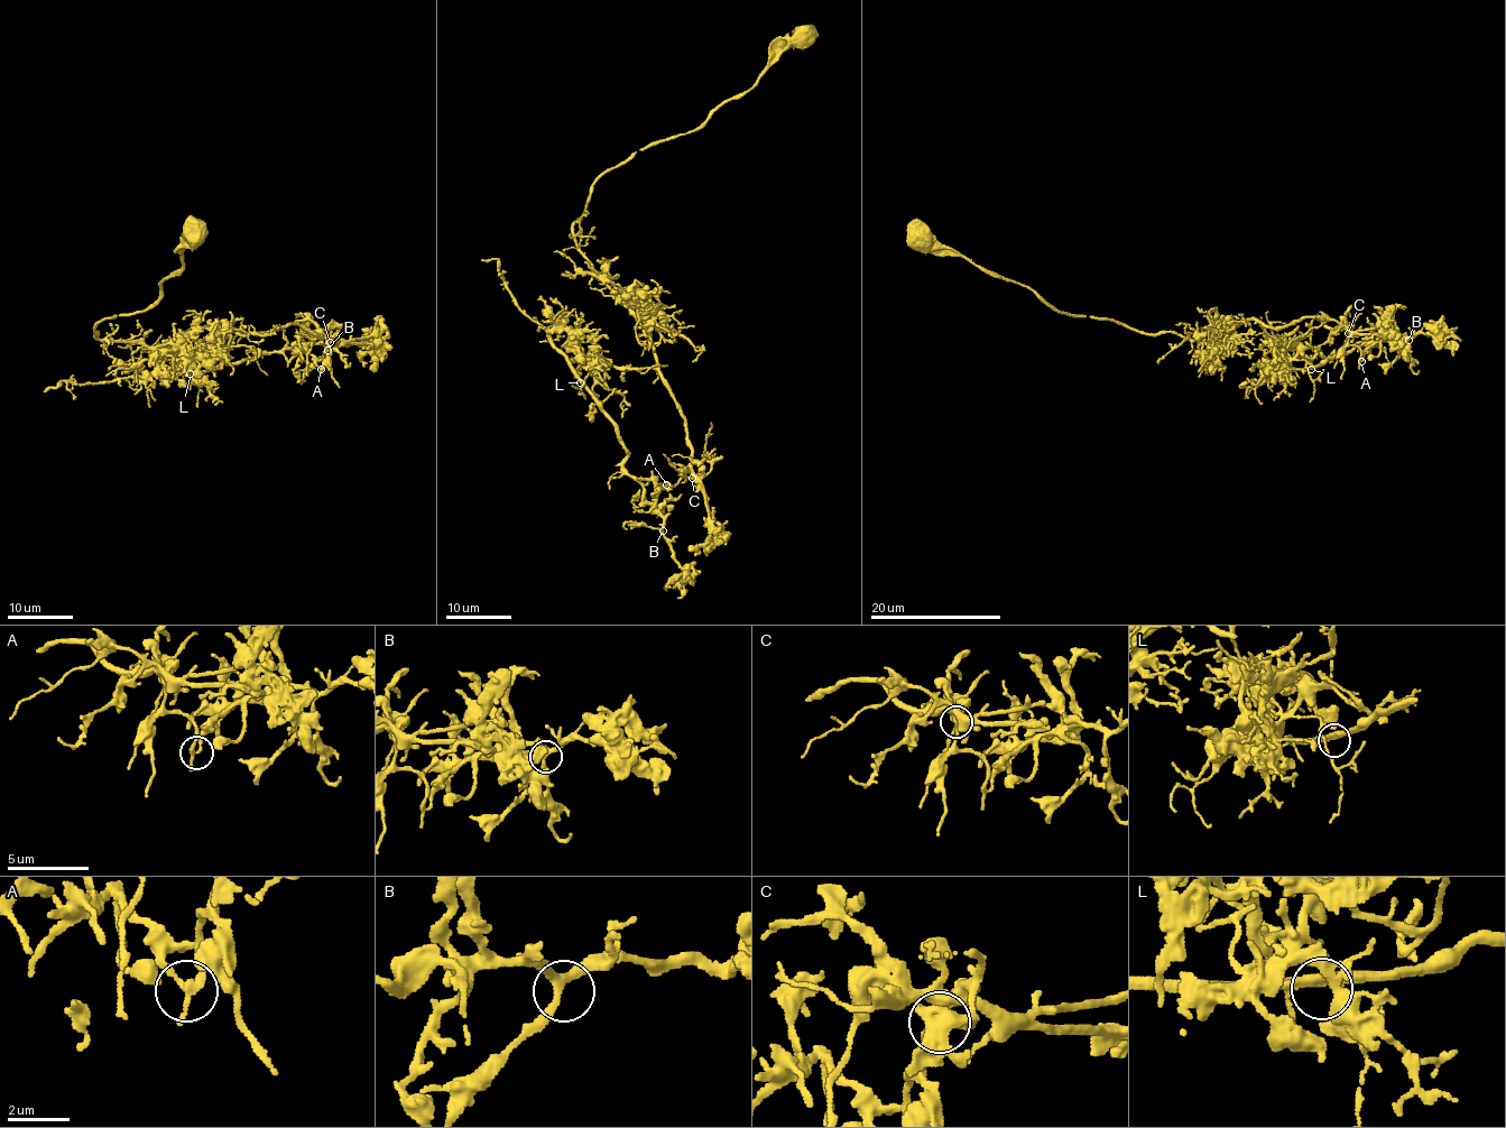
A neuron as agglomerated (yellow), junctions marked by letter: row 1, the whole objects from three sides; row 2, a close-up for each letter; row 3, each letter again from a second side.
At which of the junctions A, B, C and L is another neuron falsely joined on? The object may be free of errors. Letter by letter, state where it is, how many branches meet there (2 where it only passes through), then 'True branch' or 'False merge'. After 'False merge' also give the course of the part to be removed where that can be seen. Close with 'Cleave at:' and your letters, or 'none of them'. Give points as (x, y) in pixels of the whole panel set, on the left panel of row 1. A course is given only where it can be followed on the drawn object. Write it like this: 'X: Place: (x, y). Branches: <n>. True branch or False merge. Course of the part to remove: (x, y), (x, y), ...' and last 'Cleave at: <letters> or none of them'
A: Place: (321, 369). Branches: 3. False merge. Course of the part to remove: (320, 370), (306, 351), (290, 359), (257, 350), (204, 370), (59, 380), (44, 390)
B: Place: (328, 350). Branches: 3. True branch
C: Place: (330, 342). Branches: 3. True branch
L: Place: (190, 373). Branches: 3. True branch
Cleave at: A

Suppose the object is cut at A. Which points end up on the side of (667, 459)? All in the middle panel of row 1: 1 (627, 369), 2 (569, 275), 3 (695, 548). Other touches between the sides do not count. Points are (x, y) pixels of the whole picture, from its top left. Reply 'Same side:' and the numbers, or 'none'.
Same side: 2, 3

